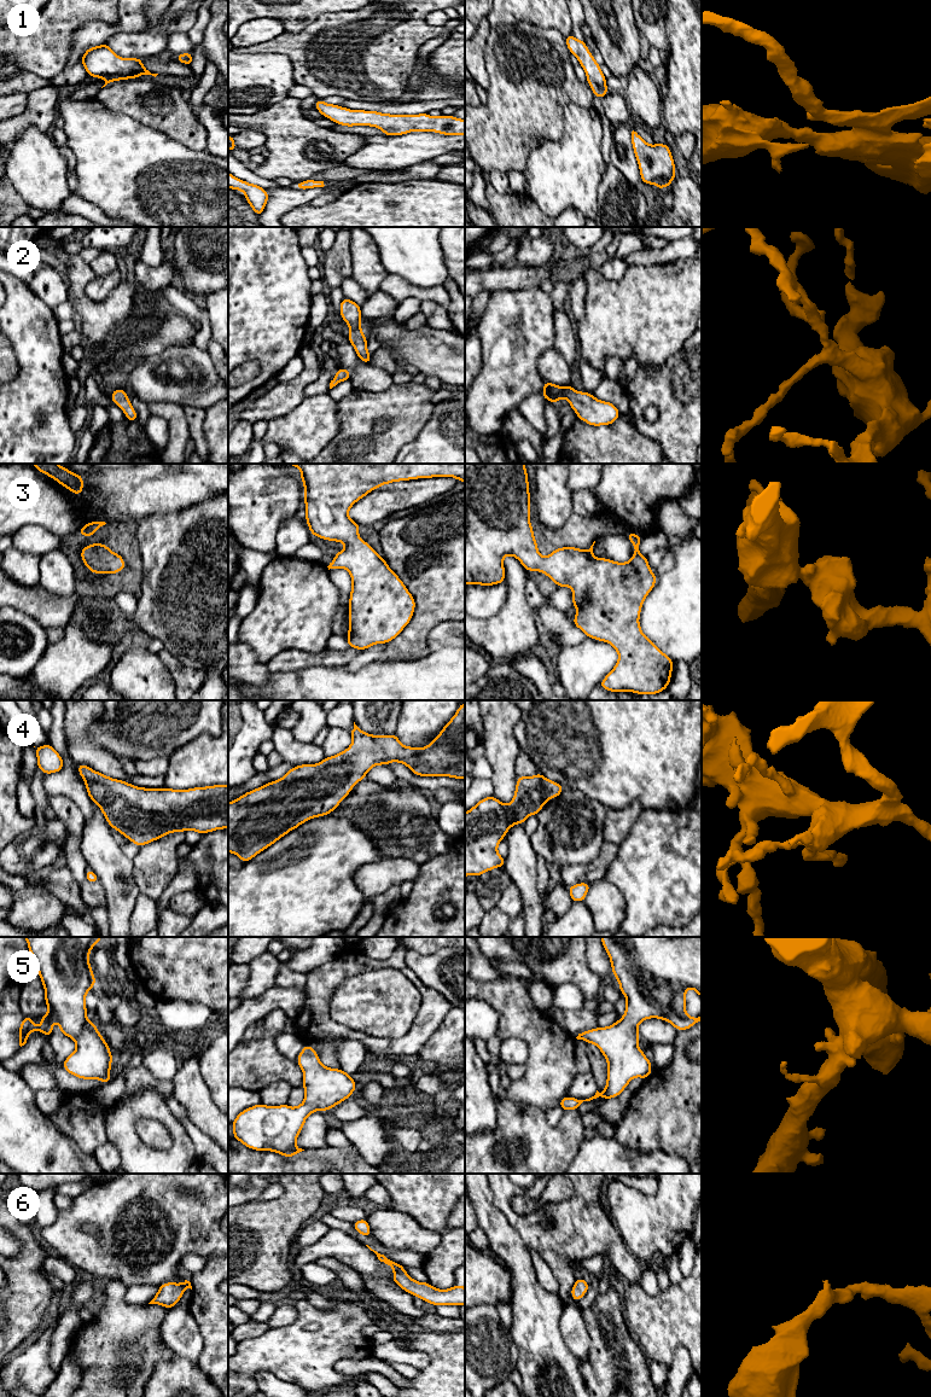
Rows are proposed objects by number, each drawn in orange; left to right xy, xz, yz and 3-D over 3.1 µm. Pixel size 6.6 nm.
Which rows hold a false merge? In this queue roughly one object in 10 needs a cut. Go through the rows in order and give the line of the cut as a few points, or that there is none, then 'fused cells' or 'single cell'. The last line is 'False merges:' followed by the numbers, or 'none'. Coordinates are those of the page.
1: no cut; single cell
2: no cut; single cell
3: no cut; single cell
4: no cut; single cell
5: no cut; single cell
6: no cut; single cell
False merges: none

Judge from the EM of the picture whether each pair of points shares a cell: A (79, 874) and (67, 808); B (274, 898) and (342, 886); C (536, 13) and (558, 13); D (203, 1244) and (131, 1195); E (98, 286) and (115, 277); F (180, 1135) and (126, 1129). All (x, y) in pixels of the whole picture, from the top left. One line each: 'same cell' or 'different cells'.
A: same cell
B: same cell
C: same cell
D: same cell
E: same cell
F: same cell

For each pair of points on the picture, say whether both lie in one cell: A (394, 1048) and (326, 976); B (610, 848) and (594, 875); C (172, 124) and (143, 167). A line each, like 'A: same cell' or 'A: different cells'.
A: same cell
B: same cell
C: different cells

